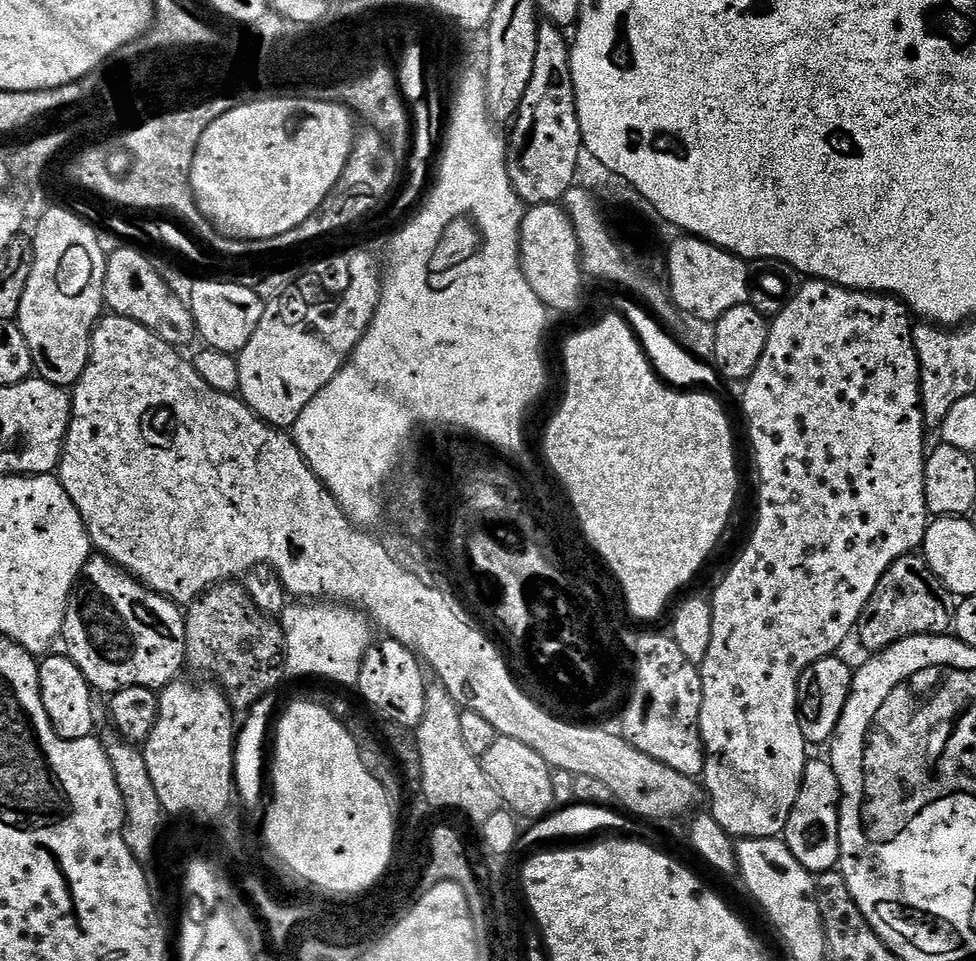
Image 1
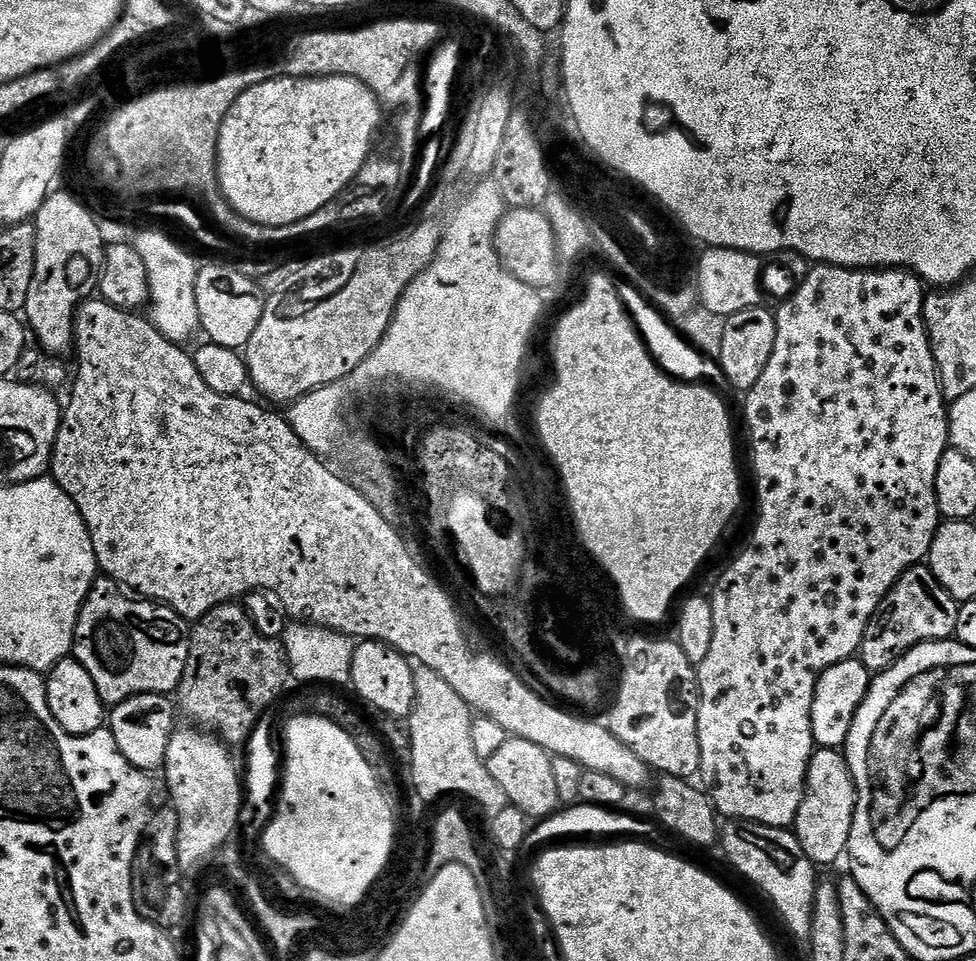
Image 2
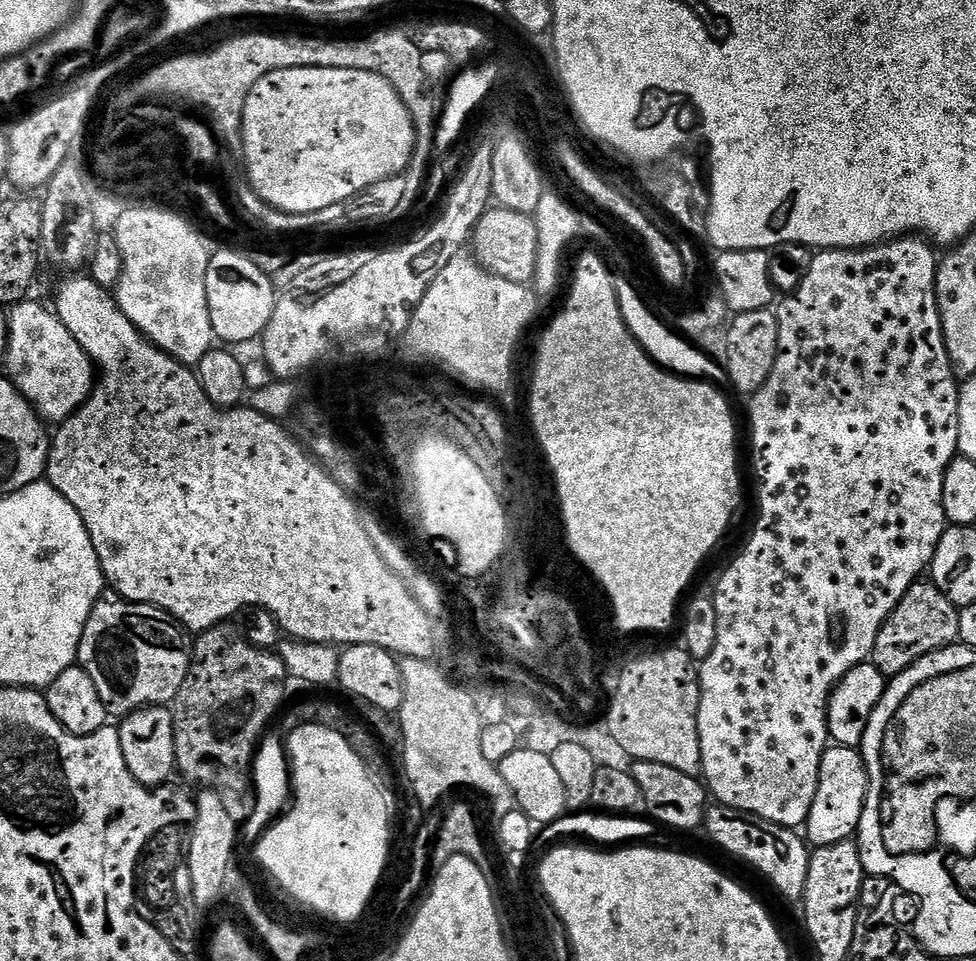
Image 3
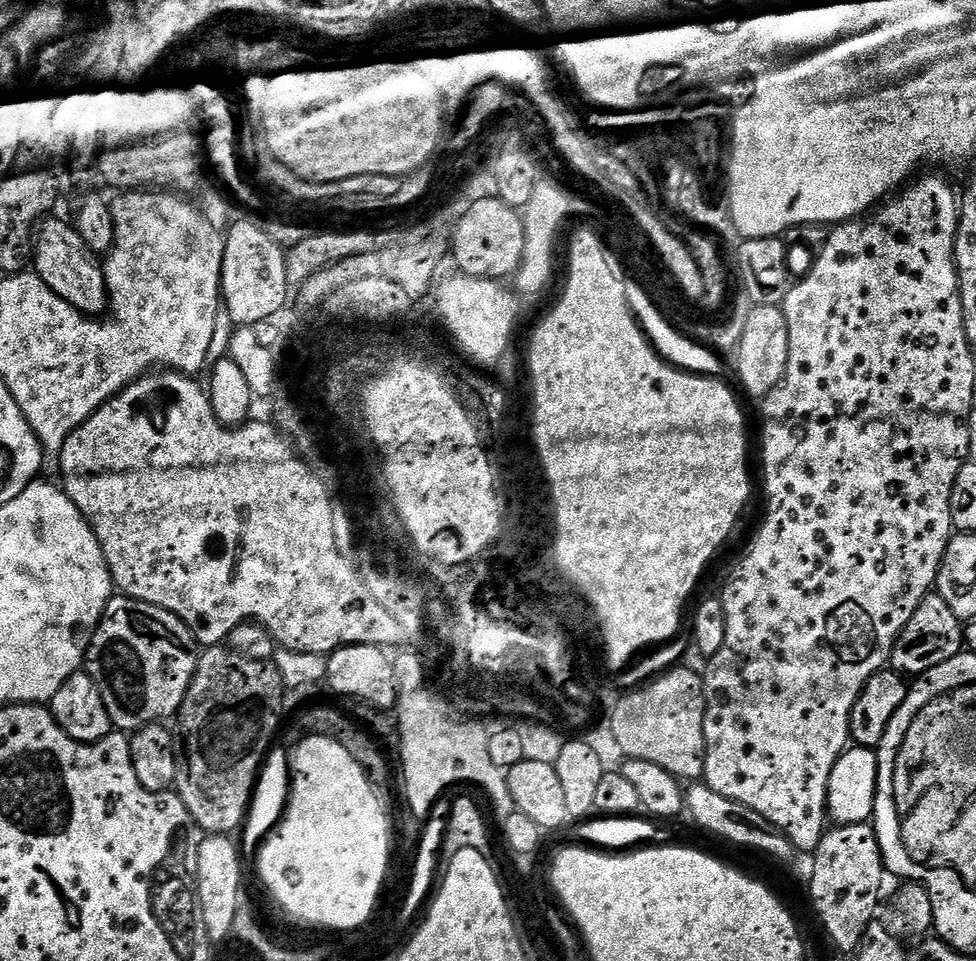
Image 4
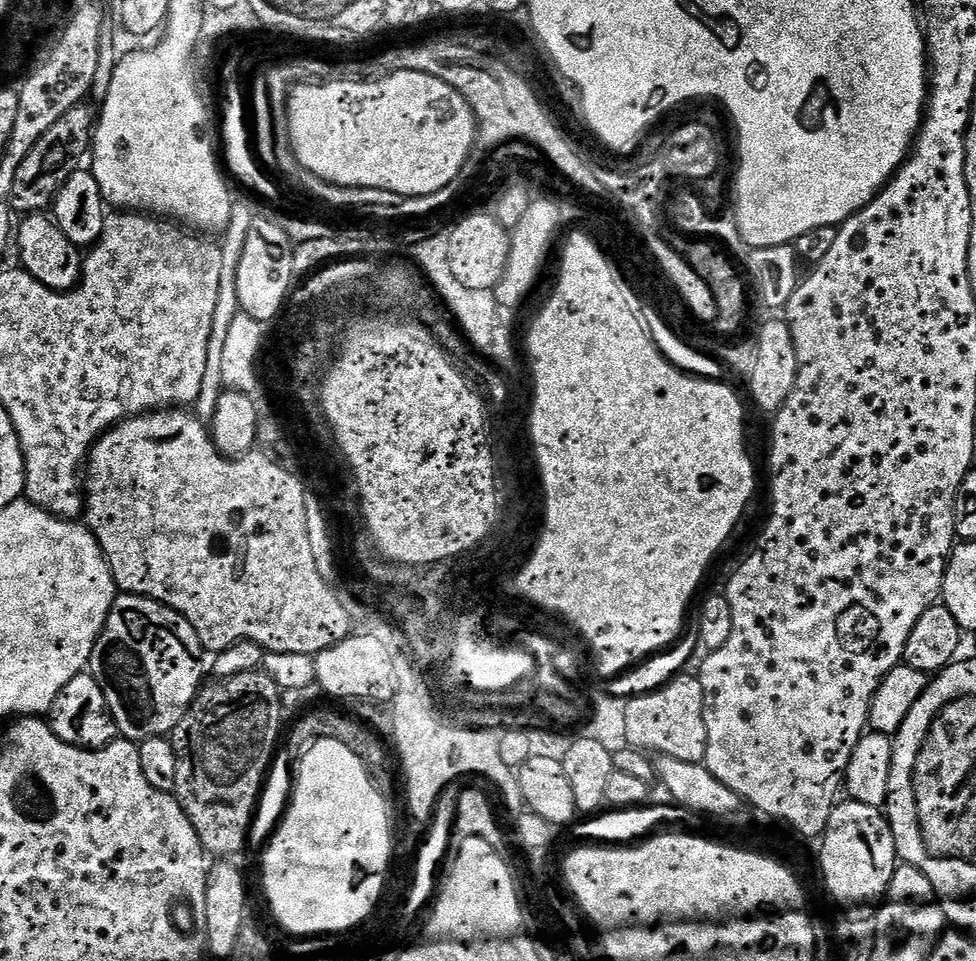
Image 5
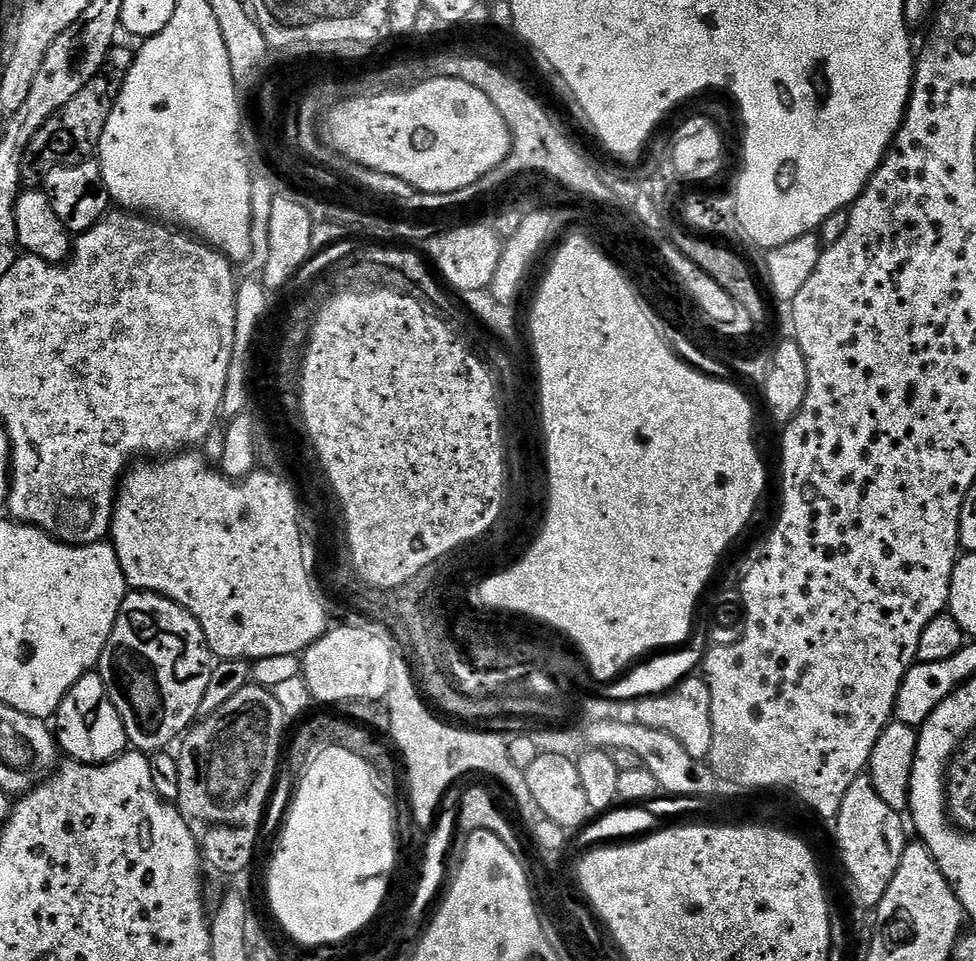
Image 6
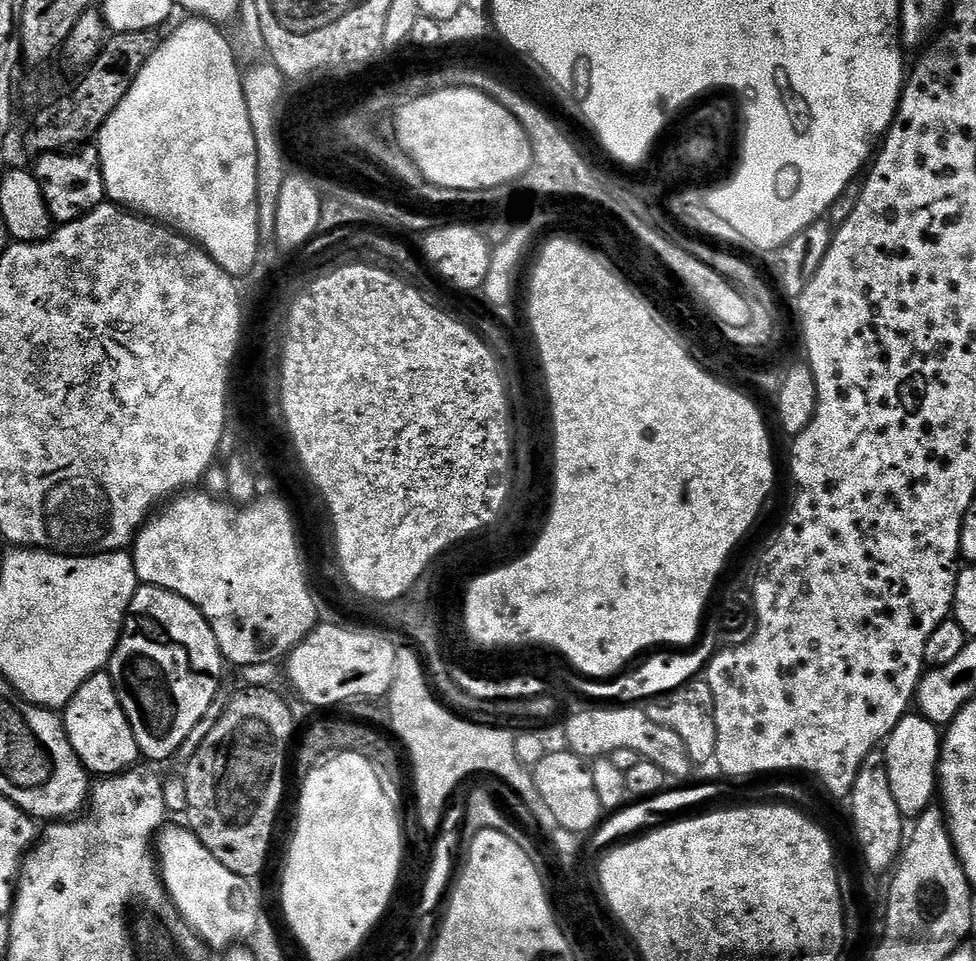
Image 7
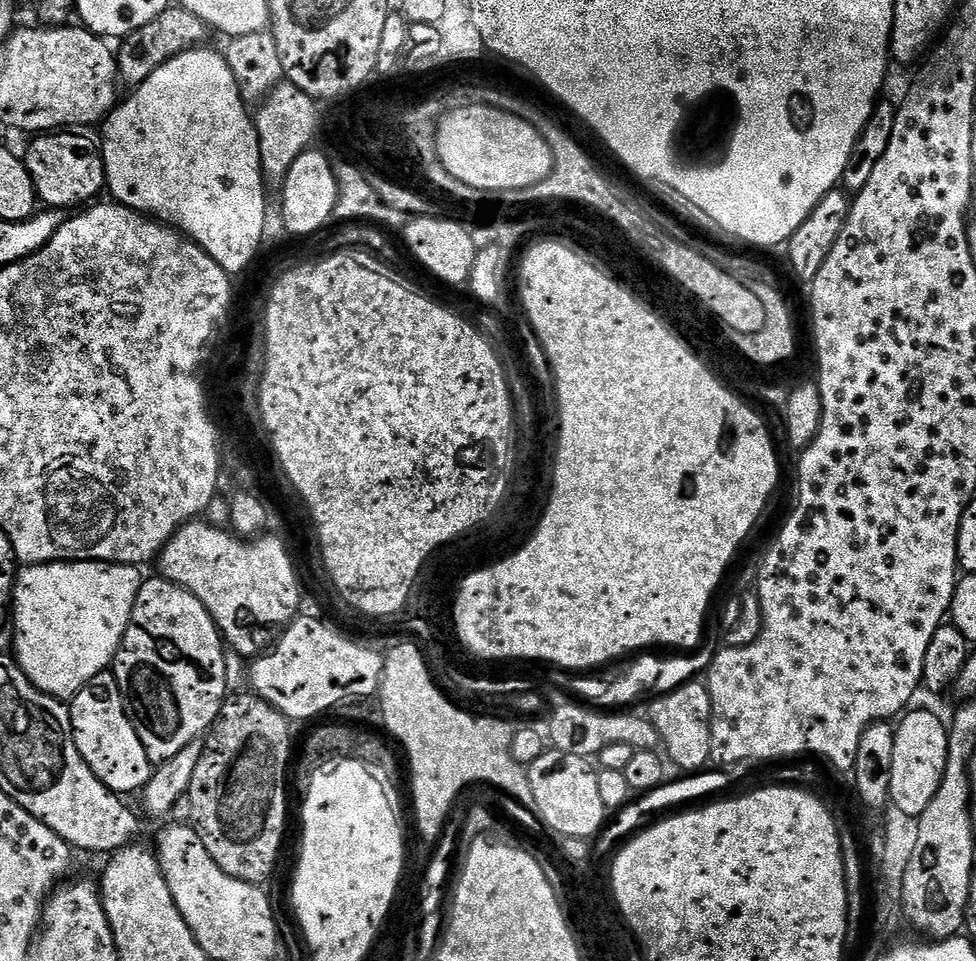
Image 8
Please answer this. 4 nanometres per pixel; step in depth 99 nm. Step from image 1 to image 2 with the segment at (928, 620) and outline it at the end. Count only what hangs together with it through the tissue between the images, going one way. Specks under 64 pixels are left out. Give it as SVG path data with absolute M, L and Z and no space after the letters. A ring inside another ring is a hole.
M923 563L907 568L894 582L886 598L878 606L878 610L870 618L866 626L866 634L862 634L862 642L858 658L873 674L884 672L906 650L918 646L922 642L935 640L951 640L956 635L960 604L934 578L932 569Z

